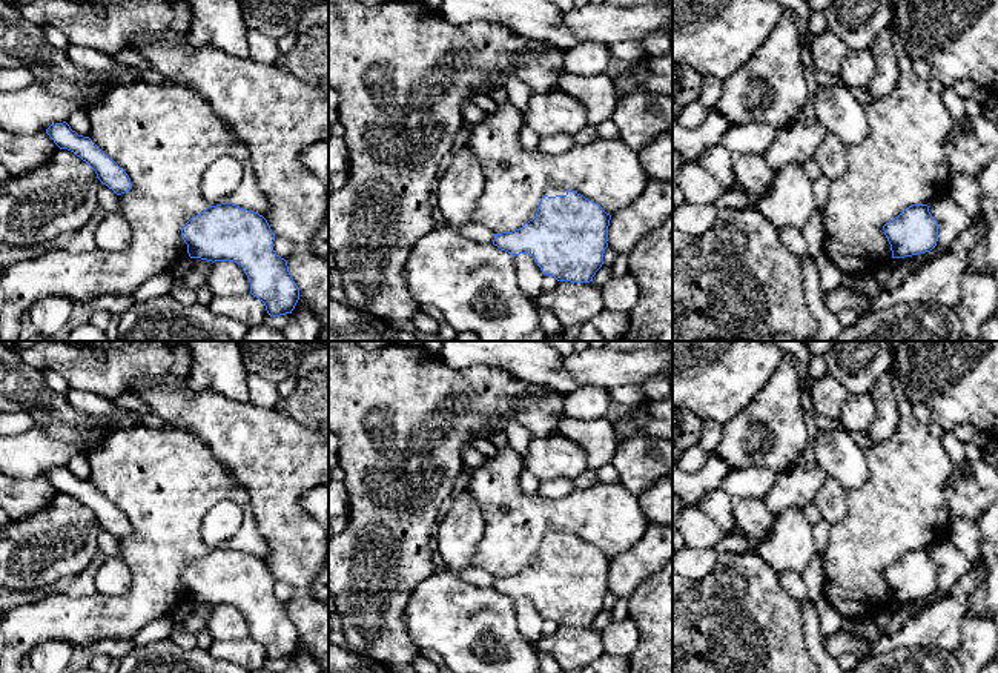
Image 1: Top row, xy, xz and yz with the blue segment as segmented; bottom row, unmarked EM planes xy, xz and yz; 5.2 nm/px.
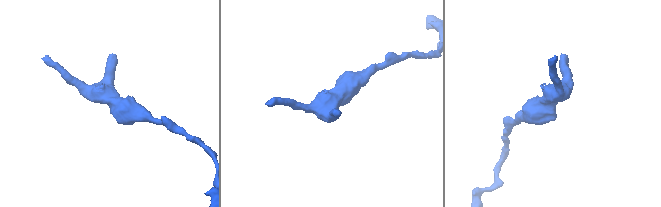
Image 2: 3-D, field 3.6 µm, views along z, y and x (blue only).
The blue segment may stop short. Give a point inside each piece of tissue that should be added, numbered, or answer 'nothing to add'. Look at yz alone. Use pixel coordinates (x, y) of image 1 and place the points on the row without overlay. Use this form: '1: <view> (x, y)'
nothing to add

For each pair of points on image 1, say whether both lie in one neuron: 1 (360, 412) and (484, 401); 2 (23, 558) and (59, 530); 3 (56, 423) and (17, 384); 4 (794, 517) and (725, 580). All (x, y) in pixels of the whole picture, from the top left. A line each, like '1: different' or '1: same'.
1: same
2: same
3: same
4: different

